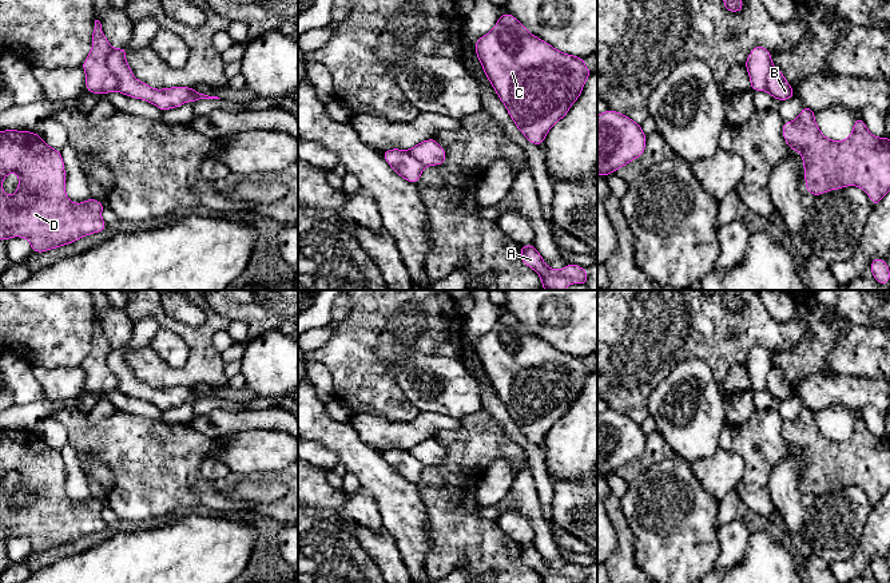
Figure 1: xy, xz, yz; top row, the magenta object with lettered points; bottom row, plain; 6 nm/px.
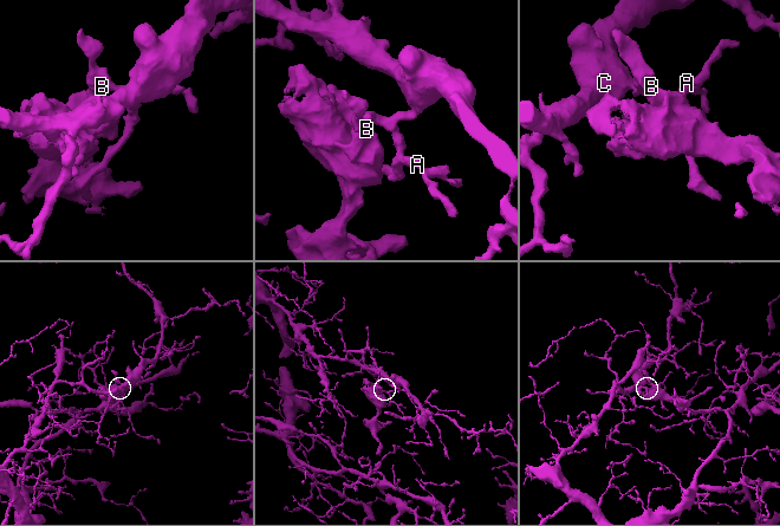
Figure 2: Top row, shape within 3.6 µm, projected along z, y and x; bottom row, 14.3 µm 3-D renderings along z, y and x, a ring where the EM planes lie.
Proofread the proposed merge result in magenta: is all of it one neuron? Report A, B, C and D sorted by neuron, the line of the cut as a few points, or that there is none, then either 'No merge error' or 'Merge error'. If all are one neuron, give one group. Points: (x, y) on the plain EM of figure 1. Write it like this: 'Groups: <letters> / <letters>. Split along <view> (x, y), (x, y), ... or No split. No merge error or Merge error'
Groups: A C / B D. Split along xy (112, 348), (107, 357), (107, 368), (116, 377), (118, 389). Merge error

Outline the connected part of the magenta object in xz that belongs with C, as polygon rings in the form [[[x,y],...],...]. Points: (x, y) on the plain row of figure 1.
[[[501,313],[493,329],[476,341],[474,349],[489,382],[506,406],[509,416],[527,440],[537,445],[544,443],[544,437],[553,424],[568,413],[571,405],[579,398],[585,380],[592,373],[592,370],[585,366],[584,357],[557,350],[536,334],[529,333],[527,328],[509,313]]]

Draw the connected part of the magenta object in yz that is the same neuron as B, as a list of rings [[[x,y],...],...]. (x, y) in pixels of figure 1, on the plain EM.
[[[772,366],[767,376],[767,392],[771,397],[779,398],[780,401],[795,394],[792,386],[786,381],[783,372],[776,366]]]

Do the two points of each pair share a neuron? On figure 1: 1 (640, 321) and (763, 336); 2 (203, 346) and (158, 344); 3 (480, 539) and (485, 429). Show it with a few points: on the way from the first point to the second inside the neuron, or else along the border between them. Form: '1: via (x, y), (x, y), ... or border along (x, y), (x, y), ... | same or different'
1: via (671, 322), (699, 325), (710, 332), (732, 332) | same
2: border along (161, 326), (173, 330), (187, 348), (179, 368) | different
3: via (457, 512), (457, 478), (468, 456) | same

